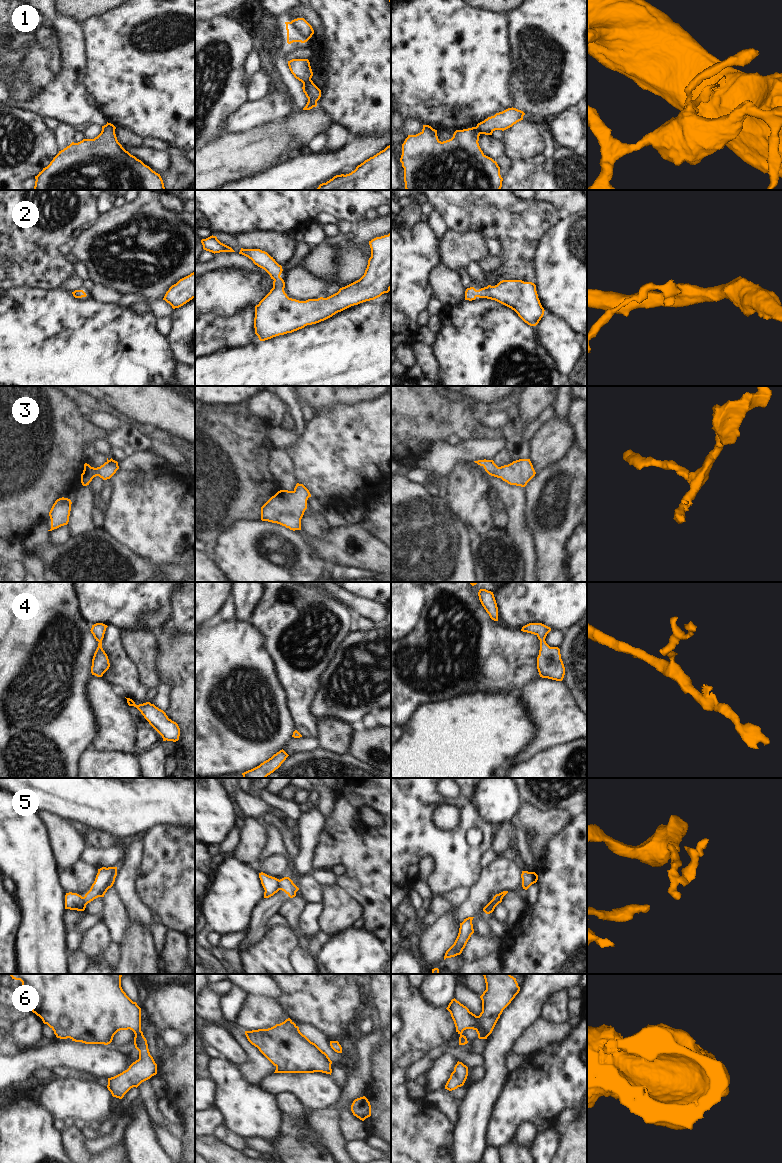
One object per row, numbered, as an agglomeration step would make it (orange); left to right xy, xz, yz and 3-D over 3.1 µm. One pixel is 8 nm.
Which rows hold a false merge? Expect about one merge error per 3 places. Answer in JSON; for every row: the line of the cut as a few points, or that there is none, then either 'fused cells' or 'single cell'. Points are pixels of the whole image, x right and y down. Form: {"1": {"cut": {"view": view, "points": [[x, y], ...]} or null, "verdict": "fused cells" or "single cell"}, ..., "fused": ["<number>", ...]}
{"1": {"cut": {"view": "xz", "points": [[310, 79], [302, 82]]}, "verdict": "fused cells"}, "2": {"cut": null, "verdict": "single cell"}, "3": {"cut": null, "verdict": "single cell"}, "4": {"cut": null, "verdict": "single cell"}, "5": {"cut": {"view": "xz", "points": [[278, 880], [280, 889]]}, "verdict": "fused cells"}, "6": {"cut": null, "verdict": "single cell"}, "fused": ["1", "5"]}

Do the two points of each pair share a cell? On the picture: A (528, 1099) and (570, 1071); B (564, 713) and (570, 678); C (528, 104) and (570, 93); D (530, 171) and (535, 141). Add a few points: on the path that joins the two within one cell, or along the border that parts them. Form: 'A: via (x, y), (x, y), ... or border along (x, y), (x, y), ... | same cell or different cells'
A: via (541, 1088), (548, 1082), (568, 1082) | same cell
B: border along (562, 680), (576, 703) | different cells
C: via (538, 101), (548, 101), (560, 93) | same cell
D: border along (529, 160), (513, 161) | different cells

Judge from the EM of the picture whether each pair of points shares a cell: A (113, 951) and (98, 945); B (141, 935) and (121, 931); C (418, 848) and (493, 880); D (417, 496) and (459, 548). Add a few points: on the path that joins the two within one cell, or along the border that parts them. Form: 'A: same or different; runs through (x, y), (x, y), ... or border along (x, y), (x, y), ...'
A: different; border along (113, 941), (101, 956)
B: different; border along (131, 923), (120, 946)
C: different; border along (482, 868), (479, 878), (470, 887)
D: same; runs through (420, 509), (446, 535)

